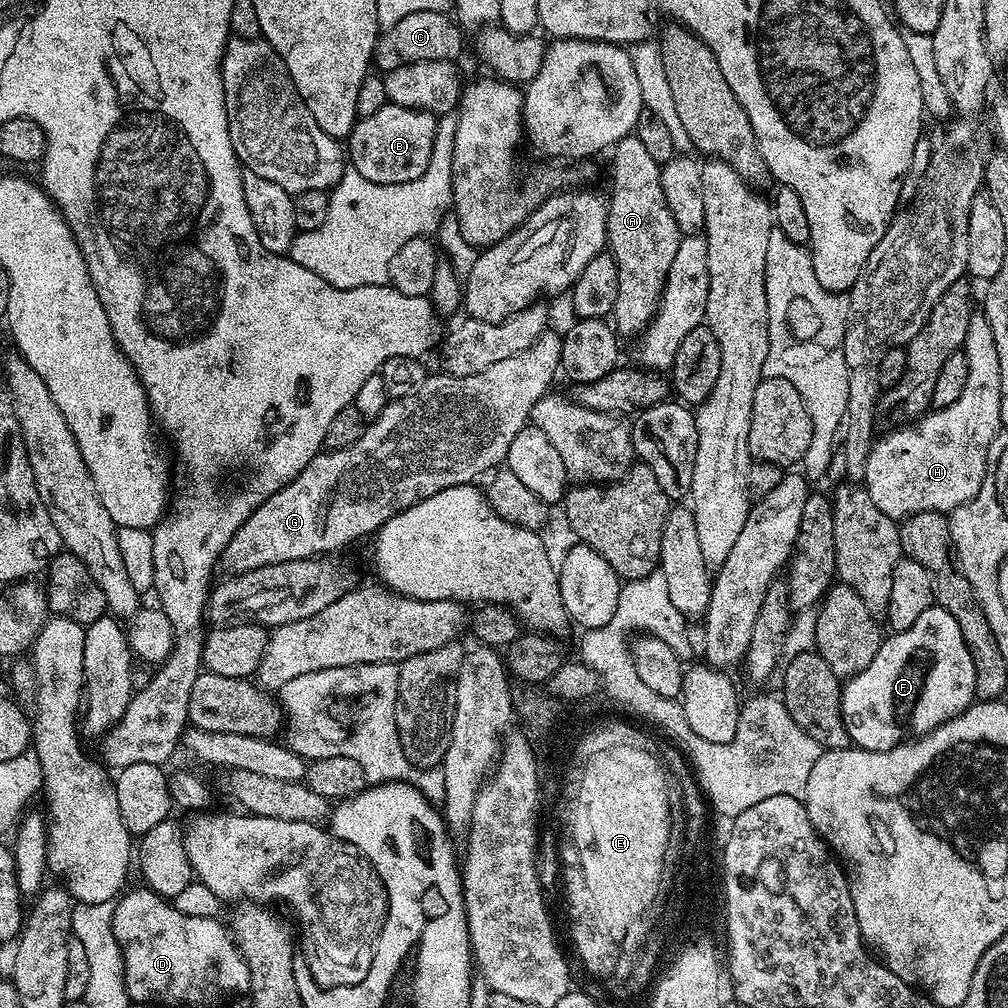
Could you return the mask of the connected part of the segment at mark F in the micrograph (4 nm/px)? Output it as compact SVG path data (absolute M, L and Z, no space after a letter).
M938 606L928 608L926 614L921 614L914 626L910 626L910 630L892 632L889 637L889 640L888 637L881 639L878 654L874 654L874 662L870 662L866 670L843 681L840 693L840 713L844 716L849 741L855 747L871 752L885 752L906 740L925 736L950 718L965 712L977 699L970 650L966 650L958 622L954 622L946 610Z

